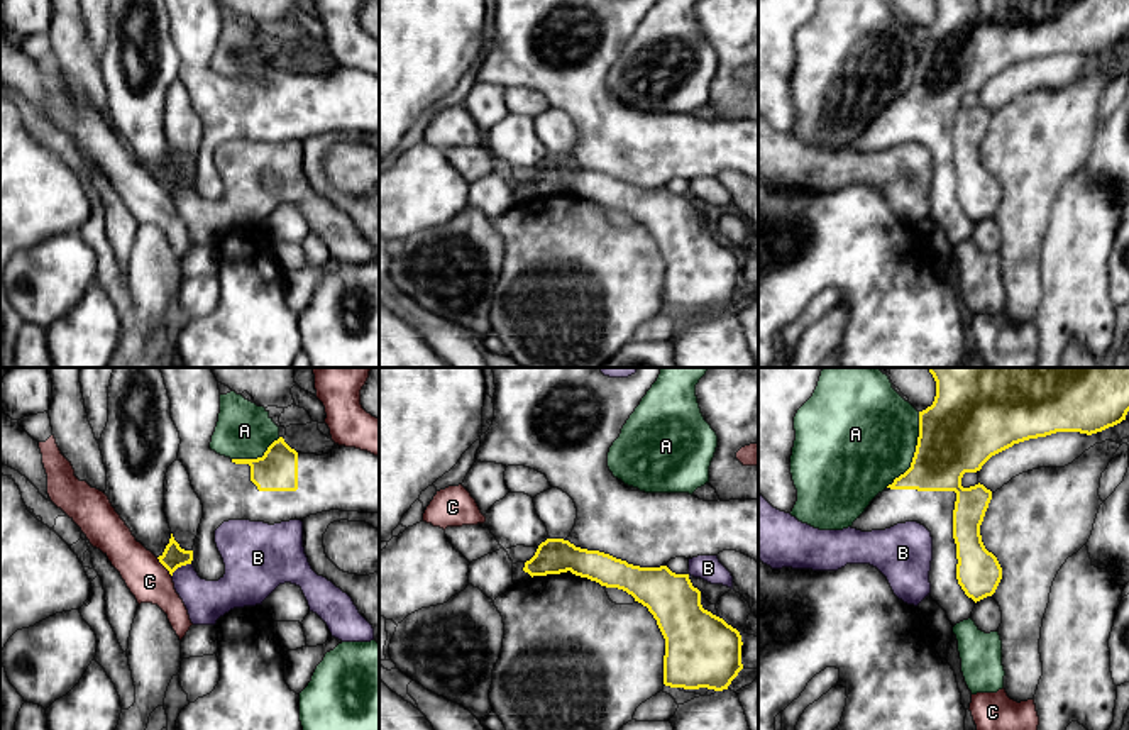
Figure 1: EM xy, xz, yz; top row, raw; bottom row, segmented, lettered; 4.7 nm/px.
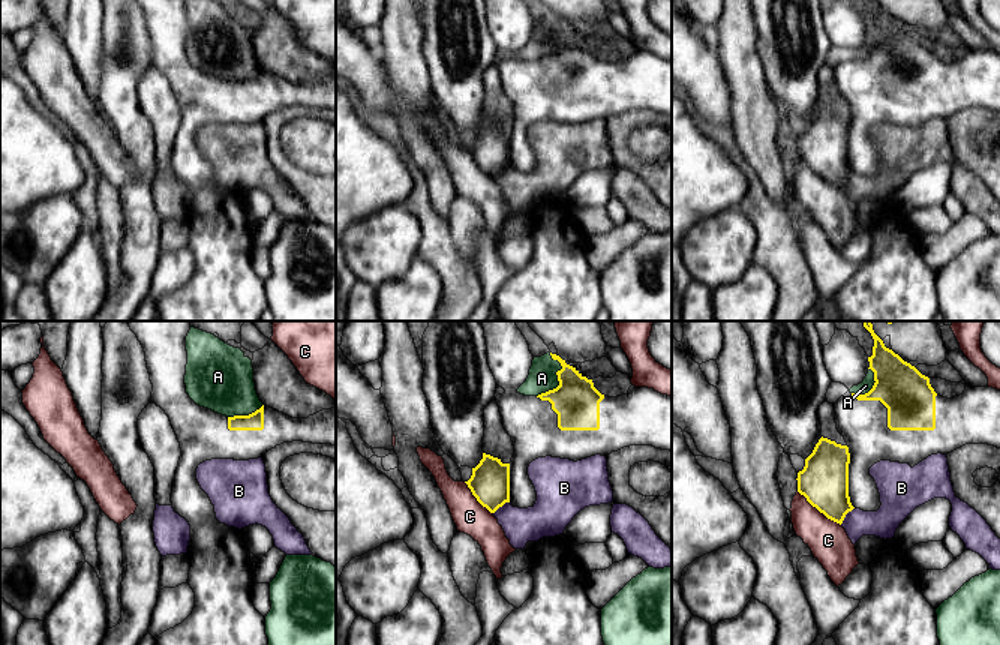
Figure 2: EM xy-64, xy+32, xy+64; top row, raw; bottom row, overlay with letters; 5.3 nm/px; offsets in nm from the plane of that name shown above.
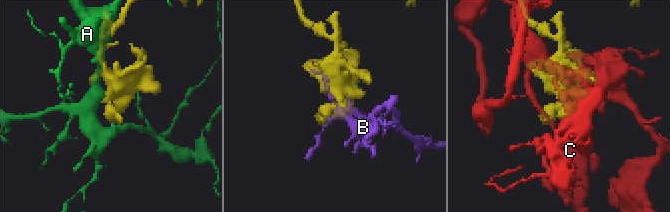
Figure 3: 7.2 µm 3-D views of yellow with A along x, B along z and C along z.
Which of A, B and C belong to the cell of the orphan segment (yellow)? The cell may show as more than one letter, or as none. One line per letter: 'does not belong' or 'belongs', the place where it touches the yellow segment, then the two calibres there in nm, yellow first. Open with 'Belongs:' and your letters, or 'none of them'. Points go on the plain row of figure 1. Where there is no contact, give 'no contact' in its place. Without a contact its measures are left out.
Belongs: none of them
A: does not belong | yz (916, 71) | 380/480 nm
B: does not belong | xy (180, 187) | 110/190 nm
C: does not belong | xy (163, 185) | 110/200 nm

